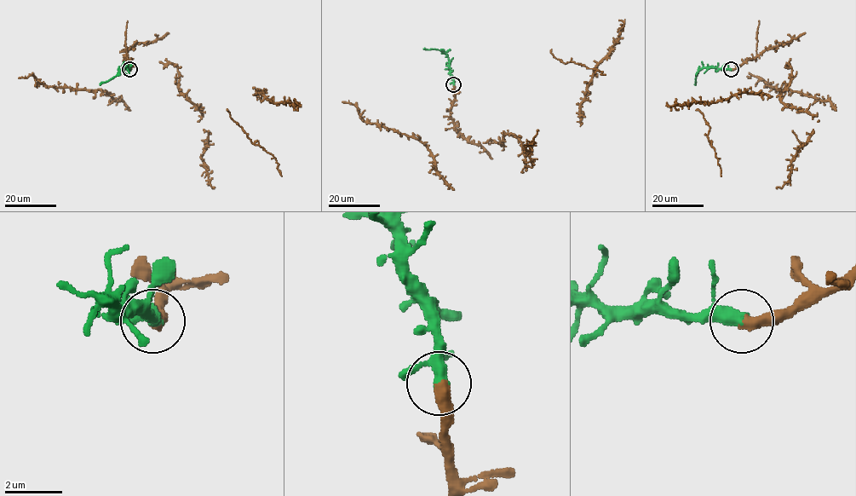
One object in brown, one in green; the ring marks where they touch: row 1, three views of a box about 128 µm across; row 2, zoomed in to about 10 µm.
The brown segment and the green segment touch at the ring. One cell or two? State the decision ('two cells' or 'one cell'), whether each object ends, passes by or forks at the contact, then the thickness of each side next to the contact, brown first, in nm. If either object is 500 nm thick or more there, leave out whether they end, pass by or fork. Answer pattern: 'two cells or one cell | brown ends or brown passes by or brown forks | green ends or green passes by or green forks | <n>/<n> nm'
one cell | brown ends | green forks | 400/280 nm

